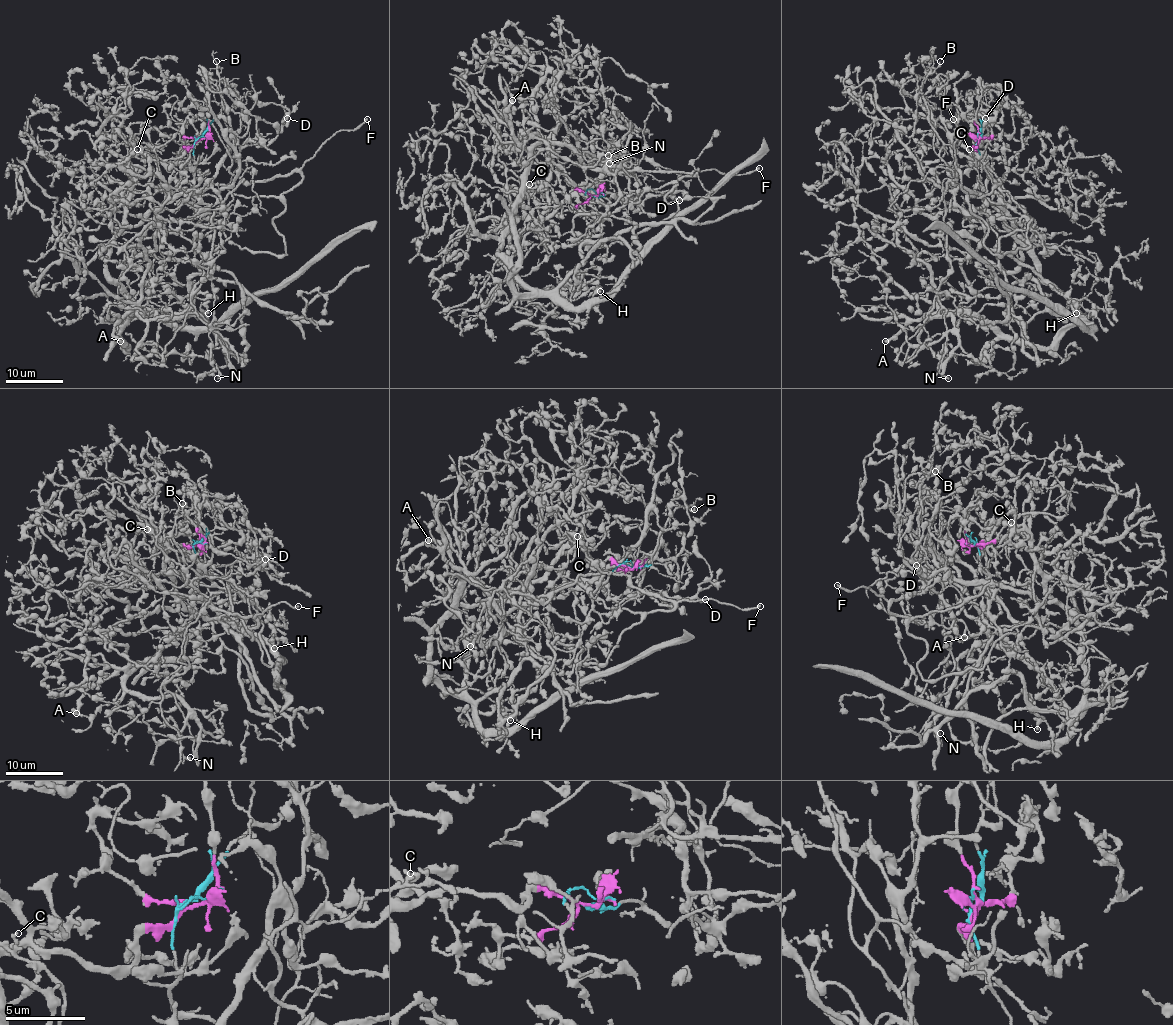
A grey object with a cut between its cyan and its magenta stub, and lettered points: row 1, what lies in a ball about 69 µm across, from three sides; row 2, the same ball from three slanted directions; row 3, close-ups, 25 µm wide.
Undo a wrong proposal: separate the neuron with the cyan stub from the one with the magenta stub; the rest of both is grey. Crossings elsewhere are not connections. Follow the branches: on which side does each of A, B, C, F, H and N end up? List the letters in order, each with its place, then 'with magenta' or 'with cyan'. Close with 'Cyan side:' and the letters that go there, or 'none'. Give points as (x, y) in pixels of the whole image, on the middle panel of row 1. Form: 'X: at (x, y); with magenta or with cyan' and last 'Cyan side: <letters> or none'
A: at (512, 100); with magenta
B: at (608, 155); with cyan
C: at (529, 184); with magenta
F: at (759, 168); with cyan
H: at (600, 291); with magenta
N: at (609, 163); with magenta
Cyan side: B, F

